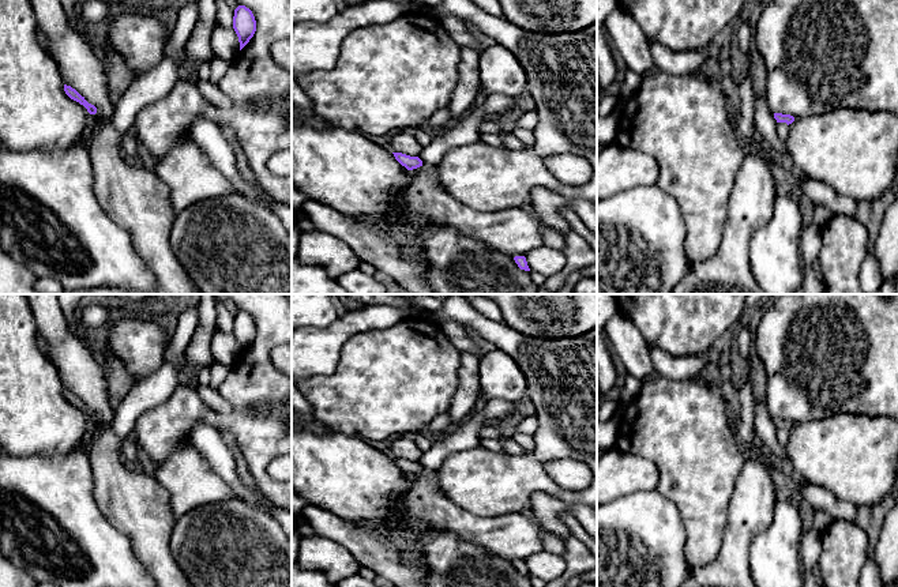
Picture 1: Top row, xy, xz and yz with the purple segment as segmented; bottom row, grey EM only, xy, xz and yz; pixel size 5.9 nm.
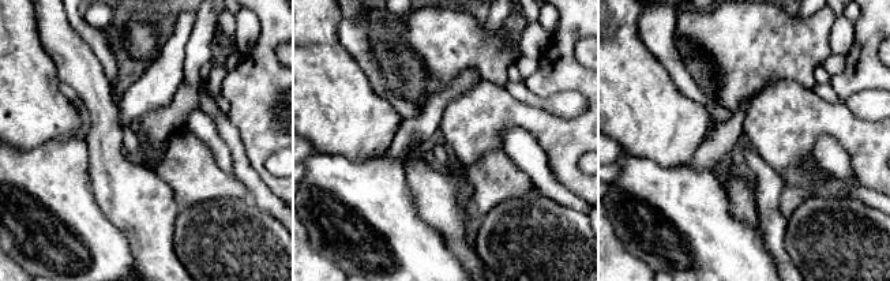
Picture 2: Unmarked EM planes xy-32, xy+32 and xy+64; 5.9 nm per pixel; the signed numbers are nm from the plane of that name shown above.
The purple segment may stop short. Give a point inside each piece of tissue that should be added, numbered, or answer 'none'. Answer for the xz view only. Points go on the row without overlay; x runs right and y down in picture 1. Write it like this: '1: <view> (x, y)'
none

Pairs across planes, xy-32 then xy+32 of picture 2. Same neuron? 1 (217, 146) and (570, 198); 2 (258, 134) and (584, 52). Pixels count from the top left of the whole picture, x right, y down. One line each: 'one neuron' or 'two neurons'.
1: one neuron
2: two neurons

